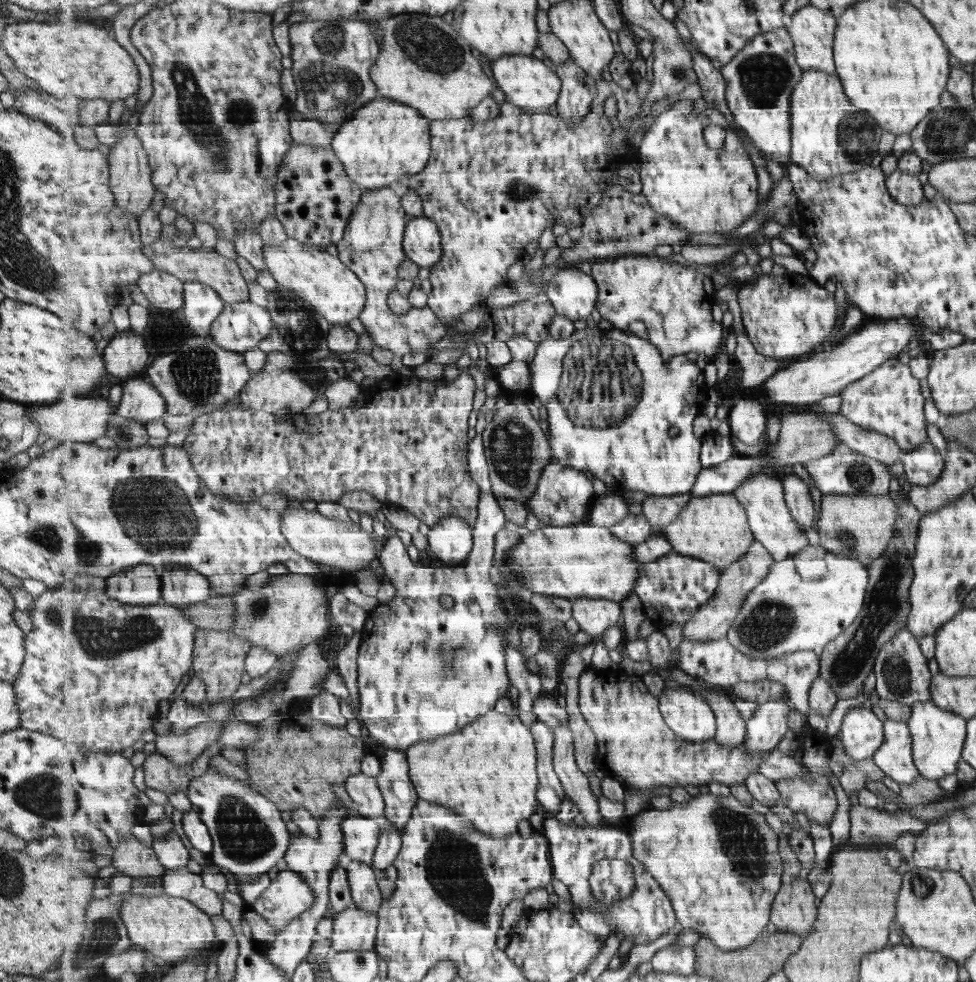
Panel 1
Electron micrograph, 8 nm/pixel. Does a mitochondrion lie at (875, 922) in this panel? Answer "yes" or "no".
no

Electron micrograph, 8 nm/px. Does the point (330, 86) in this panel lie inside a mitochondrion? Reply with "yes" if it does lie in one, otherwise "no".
yes

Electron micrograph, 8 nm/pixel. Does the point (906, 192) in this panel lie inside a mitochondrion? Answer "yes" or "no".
no

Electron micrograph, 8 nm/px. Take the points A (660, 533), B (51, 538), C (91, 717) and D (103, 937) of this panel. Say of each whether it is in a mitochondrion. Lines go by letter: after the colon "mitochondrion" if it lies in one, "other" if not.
A: other
B: mitochondrion
C: other
D: mitochondrion

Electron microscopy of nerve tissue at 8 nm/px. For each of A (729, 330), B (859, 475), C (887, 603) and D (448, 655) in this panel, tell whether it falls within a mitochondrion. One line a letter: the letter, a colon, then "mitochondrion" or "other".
A: other
B: mitochondrion
C: mitochondrion
D: mitochondrion

